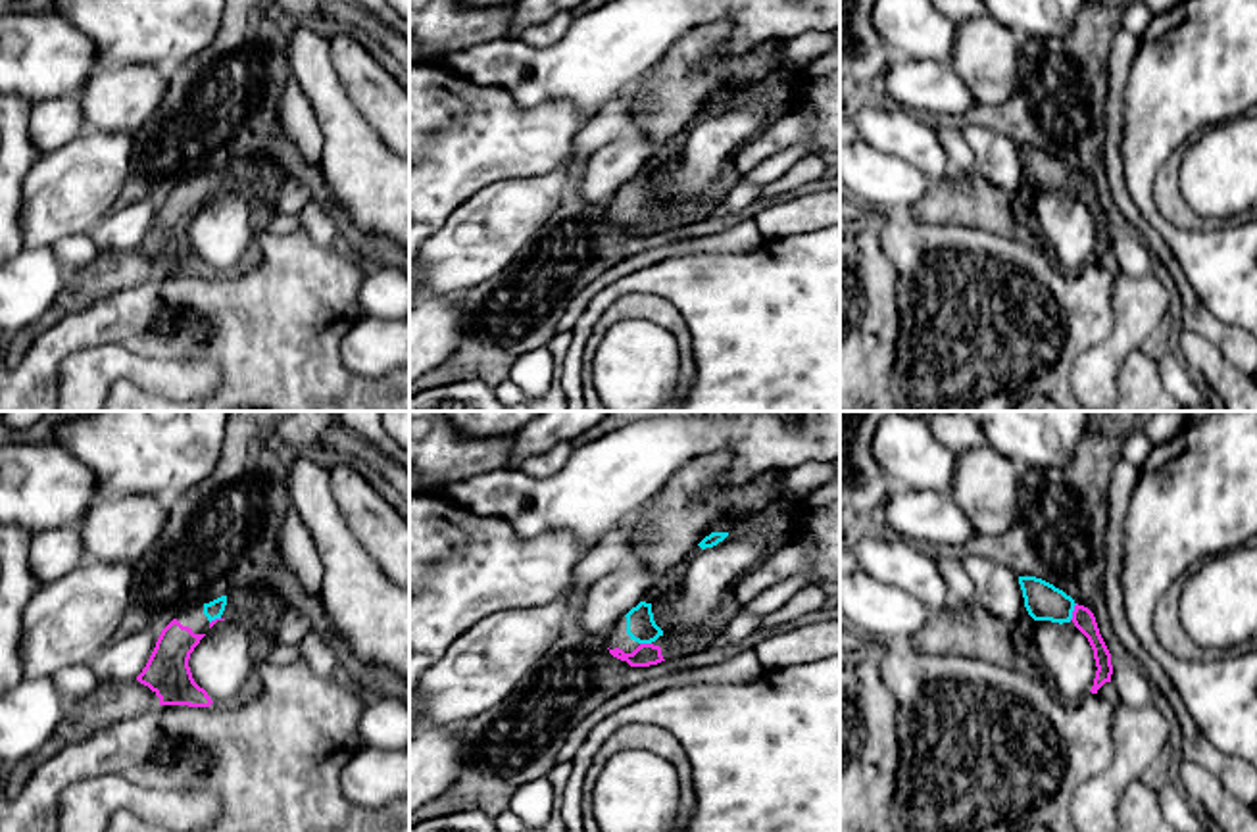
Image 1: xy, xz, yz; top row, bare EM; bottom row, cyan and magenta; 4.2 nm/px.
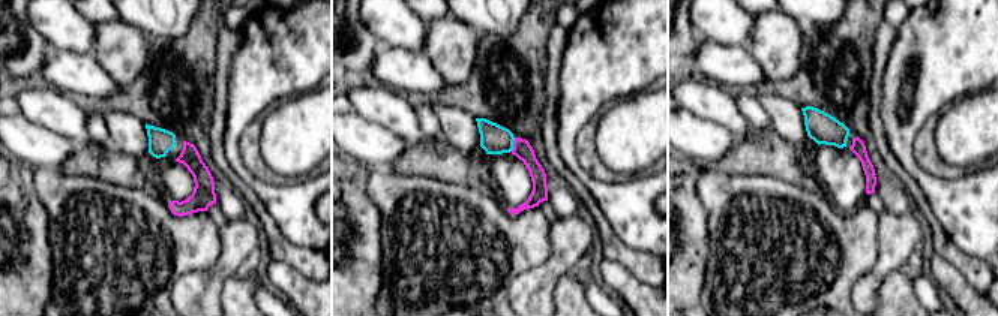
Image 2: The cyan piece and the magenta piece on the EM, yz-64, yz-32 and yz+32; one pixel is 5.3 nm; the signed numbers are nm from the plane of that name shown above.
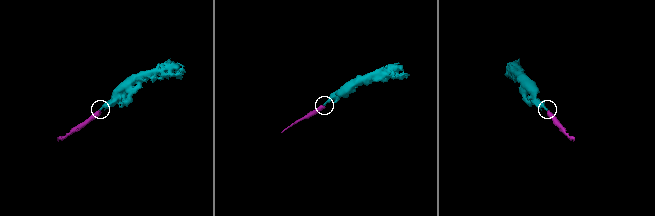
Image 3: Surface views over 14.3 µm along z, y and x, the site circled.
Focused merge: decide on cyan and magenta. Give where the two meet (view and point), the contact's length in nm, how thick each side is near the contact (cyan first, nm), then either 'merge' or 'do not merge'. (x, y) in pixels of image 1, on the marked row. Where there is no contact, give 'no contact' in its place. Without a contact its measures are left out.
meets cyan in yz at (1073, 610); contact 80 nm long; 160 nm thick on the cyan side, 90 nm on the other; merge

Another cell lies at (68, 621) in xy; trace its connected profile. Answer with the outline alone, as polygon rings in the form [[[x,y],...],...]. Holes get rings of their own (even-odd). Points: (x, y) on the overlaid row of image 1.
[[[83,561],[65,576],[42,584],[23,613],[19,661],[23,680],[50,676],[62,667],[90,663],[115,638],[133,596],[135,563]]]

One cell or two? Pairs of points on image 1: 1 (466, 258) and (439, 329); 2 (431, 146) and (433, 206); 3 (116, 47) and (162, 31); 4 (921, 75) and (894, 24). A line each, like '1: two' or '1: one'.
1: two
2: one
3: one
4: two

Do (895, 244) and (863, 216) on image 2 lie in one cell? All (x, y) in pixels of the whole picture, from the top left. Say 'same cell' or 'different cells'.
same cell

